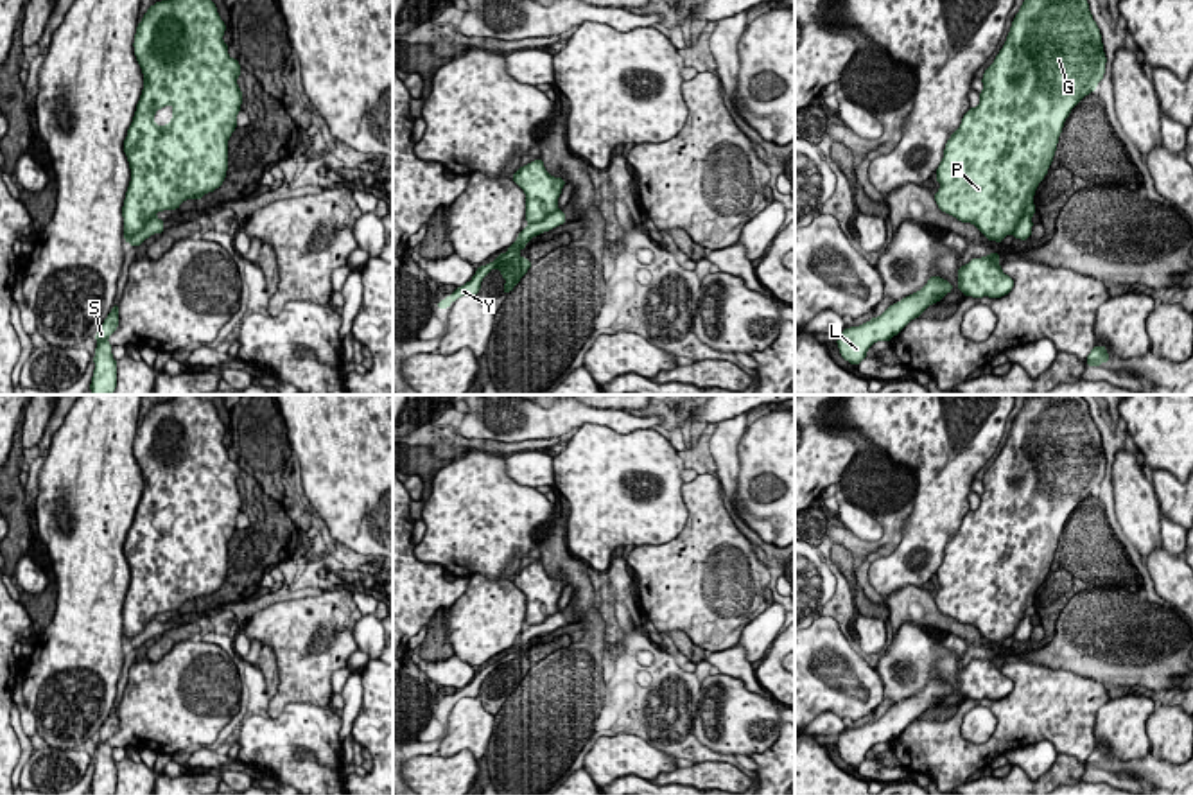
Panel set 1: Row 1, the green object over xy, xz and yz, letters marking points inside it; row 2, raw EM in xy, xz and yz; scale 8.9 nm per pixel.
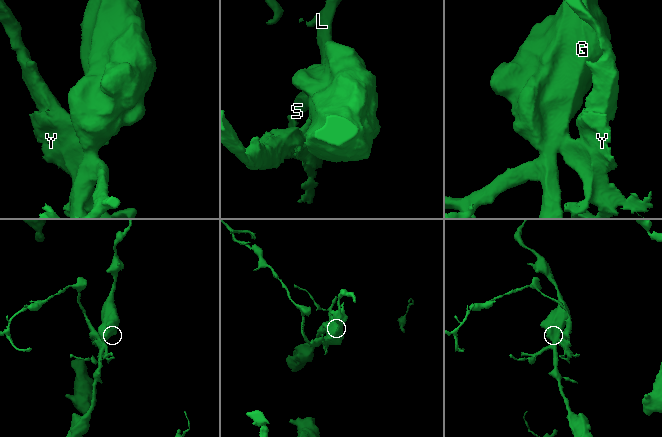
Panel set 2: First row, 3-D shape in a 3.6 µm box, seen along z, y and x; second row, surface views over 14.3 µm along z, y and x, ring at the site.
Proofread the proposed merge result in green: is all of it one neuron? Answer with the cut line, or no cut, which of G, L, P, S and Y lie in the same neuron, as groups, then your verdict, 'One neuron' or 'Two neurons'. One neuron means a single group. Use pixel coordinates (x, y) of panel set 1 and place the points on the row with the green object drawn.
Split along yz (1032, 201), (1012, 232). Groups: G L P S / Y. Two neurons

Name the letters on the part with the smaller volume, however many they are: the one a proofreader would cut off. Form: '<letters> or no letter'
Y

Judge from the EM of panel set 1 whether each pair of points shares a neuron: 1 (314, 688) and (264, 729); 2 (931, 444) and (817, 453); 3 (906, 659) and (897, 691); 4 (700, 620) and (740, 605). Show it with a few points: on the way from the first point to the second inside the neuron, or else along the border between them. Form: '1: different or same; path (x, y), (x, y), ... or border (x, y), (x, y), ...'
1: different; border (327, 704), (291, 702), (277, 716), (264, 715)
2: different; border (845, 431), (851, 433)
3: same; path (906, 666), (897, 684)
4: same; path (709, 611), (714, 605), (731, 605)

